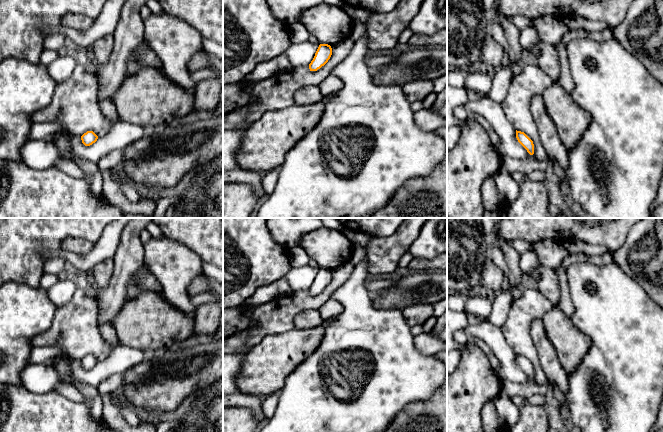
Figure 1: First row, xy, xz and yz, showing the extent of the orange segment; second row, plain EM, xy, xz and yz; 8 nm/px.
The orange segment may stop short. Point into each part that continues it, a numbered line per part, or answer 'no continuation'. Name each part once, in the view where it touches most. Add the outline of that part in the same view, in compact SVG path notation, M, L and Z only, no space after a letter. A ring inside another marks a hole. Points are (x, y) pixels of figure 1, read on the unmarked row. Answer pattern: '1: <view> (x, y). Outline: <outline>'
no continuation

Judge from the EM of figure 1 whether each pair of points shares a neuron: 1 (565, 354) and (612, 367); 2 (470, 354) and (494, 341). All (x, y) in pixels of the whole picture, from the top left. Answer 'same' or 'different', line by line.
1: different
2: different

